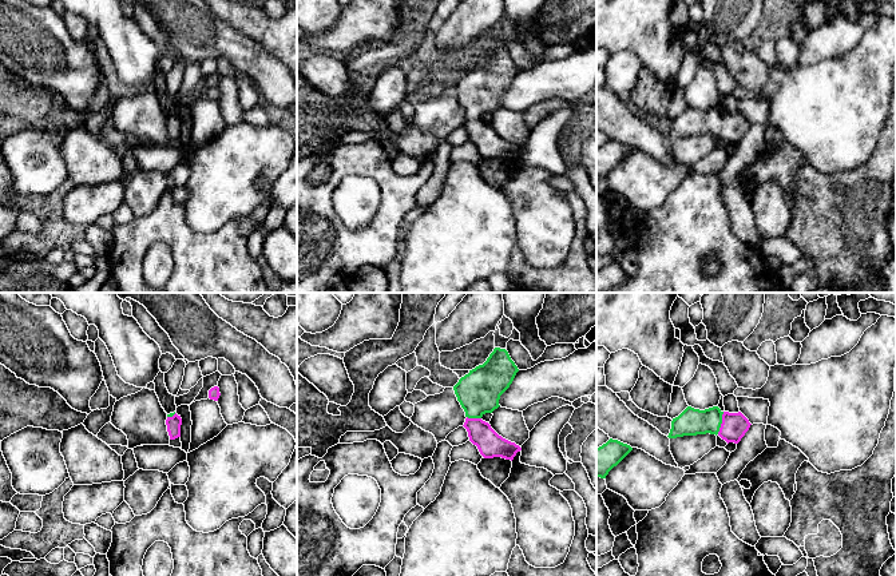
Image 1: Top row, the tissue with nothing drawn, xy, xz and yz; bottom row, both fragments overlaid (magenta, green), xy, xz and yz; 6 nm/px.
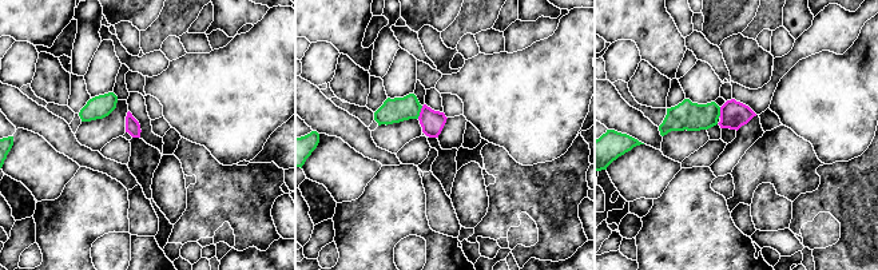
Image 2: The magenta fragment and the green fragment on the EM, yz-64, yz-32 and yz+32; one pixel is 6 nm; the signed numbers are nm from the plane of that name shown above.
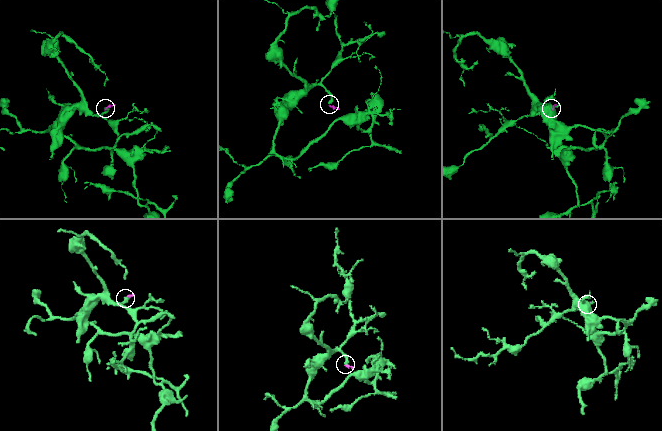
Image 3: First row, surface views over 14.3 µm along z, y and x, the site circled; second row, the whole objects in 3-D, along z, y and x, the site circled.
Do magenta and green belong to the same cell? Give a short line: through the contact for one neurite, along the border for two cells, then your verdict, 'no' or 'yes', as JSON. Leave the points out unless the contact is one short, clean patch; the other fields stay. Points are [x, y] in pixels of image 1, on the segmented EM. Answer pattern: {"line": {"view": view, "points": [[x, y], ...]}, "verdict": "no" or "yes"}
{"line": {"view": "yz", "points": [[734, 425], [722, 422], [692, 421]]}, "verdict": "yes"}

